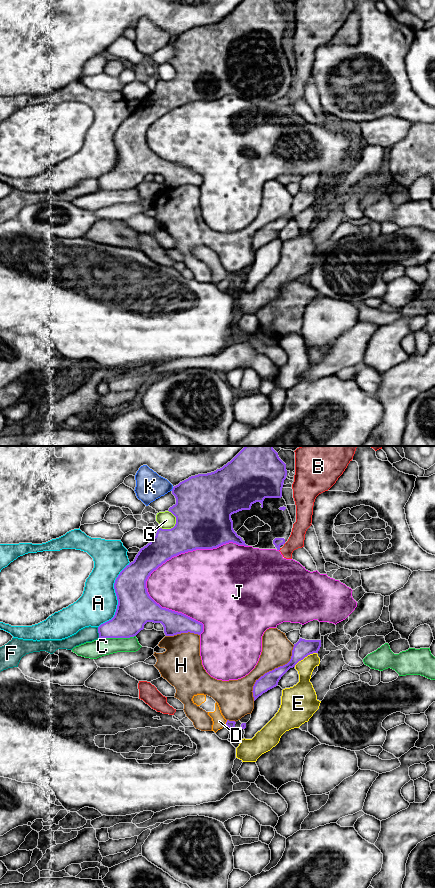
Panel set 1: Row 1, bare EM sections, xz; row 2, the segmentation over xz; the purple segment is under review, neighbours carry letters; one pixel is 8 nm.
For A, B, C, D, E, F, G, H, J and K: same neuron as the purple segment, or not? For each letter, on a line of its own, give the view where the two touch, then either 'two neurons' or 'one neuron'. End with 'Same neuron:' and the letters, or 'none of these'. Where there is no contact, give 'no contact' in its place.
A: contact in xz; two neurons
B: no contact; two neurons
C: contact in xz; two neurons
D: contact in xz; one neuron
E: contact in xz; two neurons
F: contact in xz; two neurons
G: contact in xz; two neurons
H: contact in xz; two neurons
J: contact in xz; two neurons
K: contact in xz; two neurons
Same neuron: D

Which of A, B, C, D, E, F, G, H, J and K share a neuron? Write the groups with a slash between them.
A / B / C / D / E / F K / G / H / J

